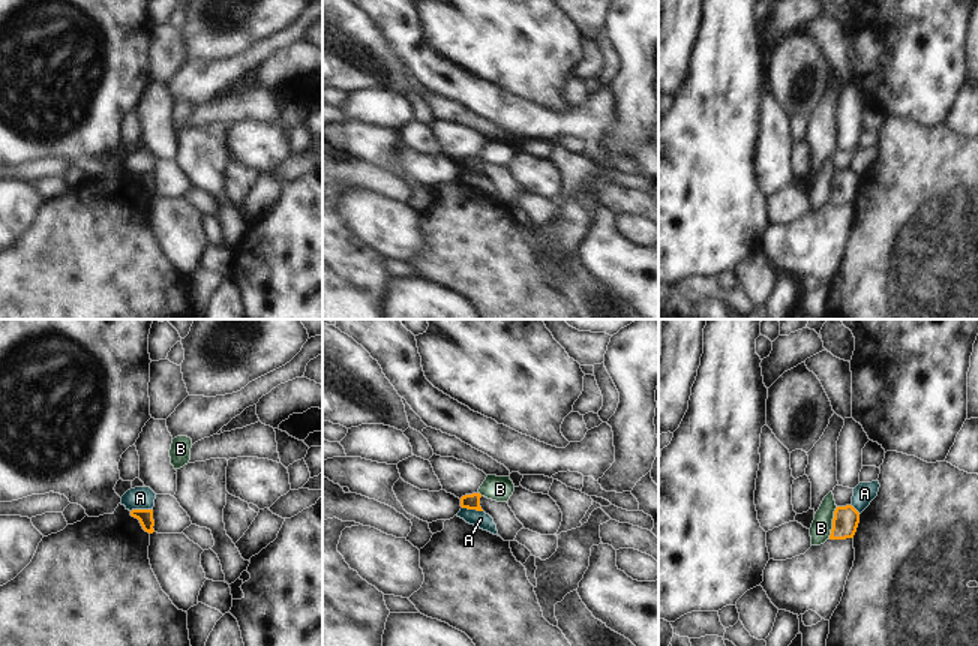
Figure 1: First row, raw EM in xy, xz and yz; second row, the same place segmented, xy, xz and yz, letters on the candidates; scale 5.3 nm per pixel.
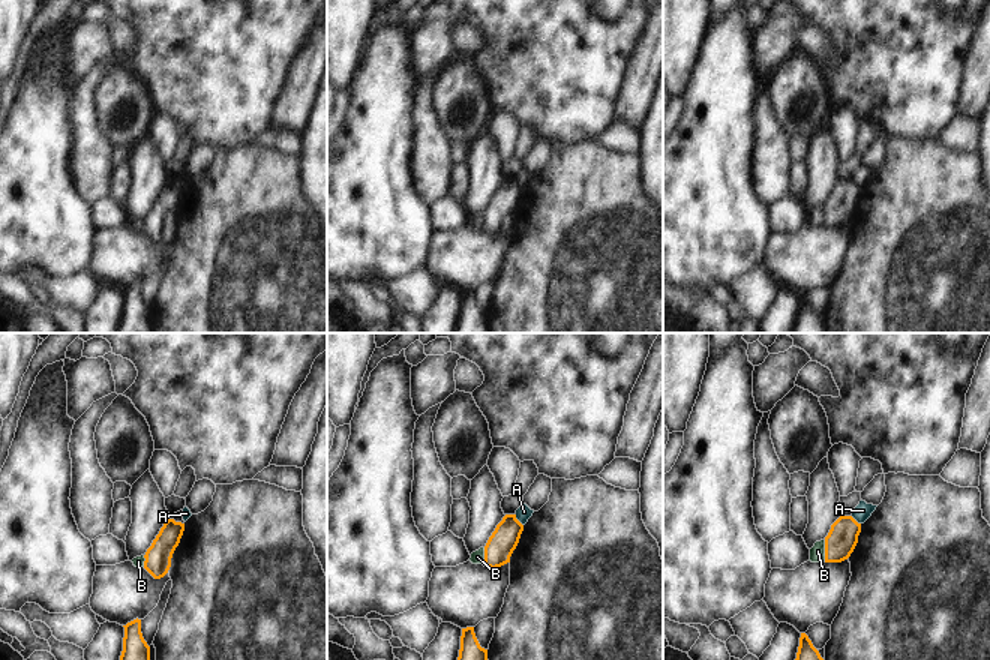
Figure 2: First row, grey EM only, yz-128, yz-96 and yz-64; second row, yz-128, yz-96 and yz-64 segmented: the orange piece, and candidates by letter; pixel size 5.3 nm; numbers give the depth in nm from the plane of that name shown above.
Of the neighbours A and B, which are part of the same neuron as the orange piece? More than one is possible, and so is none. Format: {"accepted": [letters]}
{"accepted": []}

